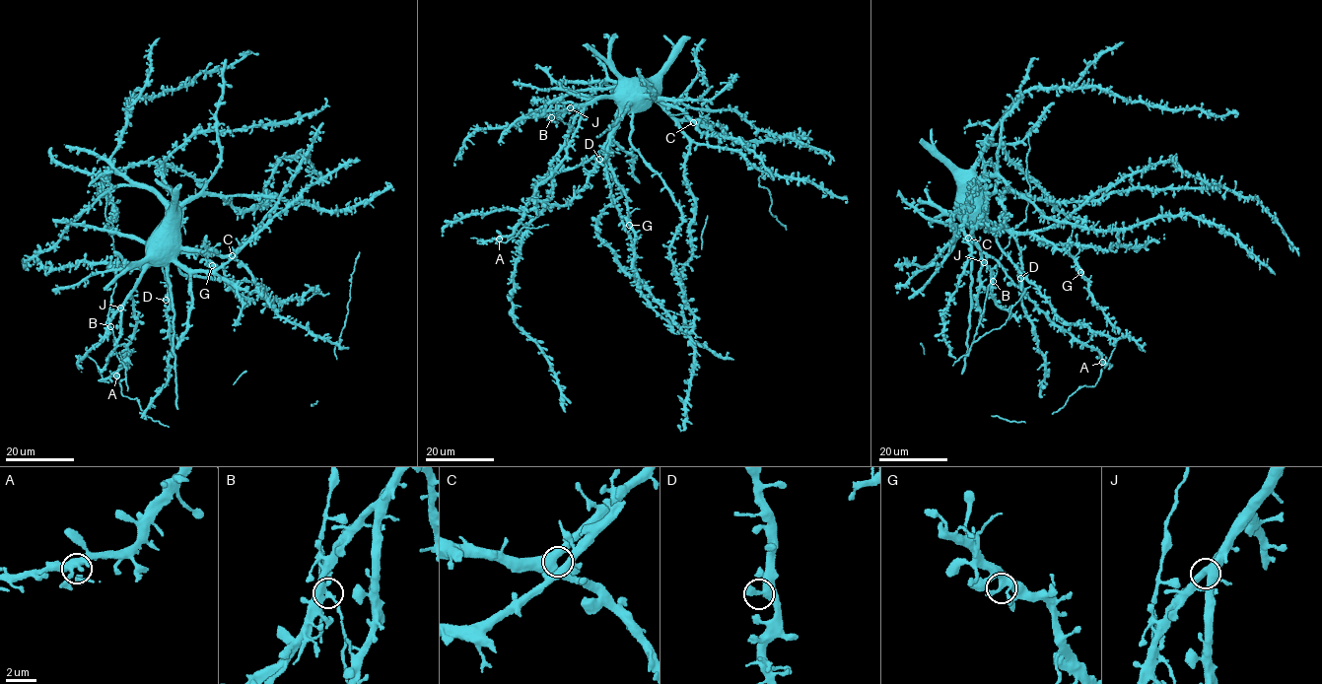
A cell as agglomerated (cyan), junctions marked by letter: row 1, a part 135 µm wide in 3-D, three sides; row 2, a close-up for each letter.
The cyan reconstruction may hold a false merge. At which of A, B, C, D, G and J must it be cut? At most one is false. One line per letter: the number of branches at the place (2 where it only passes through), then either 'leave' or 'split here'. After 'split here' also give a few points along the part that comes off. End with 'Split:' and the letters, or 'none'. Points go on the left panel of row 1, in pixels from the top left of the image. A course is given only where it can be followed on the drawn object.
A: 5 branches meet; leave
B: 4 branches meet; leave
C: 4 branches meet; leave
D: 4 branches meet; leave
G: 4 branches meet; leave
J: 4 branches meet; leave
Split: none

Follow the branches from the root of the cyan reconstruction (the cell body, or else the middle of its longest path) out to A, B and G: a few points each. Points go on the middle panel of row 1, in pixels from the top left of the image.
A: (617, 88), (613, 95), (592, 101), (585, 106), (563, 160), (537, 186), (515, 231), (499, 239)
B: (617, 88), (613, 95), (572, 106), (551, 117)
G: (617, 88), (615, 100), (619, 119), (608, 138), (606, 156), (614, 179), (625, 195), (629, 225)

